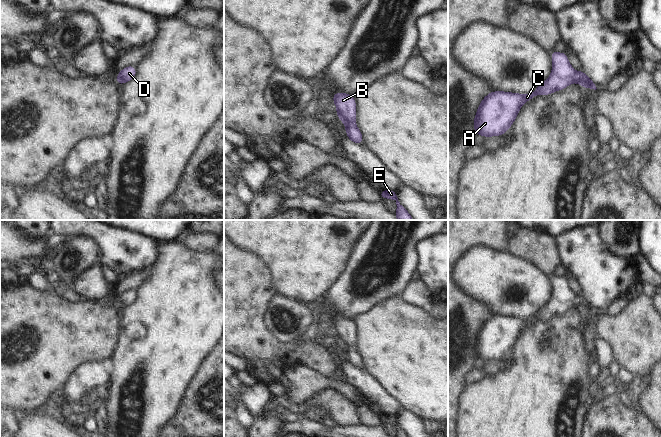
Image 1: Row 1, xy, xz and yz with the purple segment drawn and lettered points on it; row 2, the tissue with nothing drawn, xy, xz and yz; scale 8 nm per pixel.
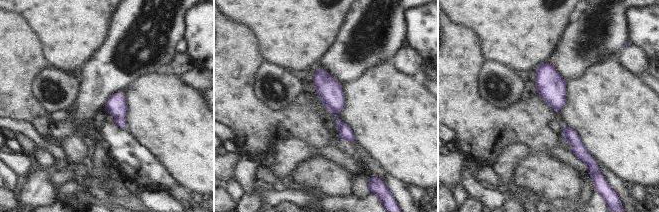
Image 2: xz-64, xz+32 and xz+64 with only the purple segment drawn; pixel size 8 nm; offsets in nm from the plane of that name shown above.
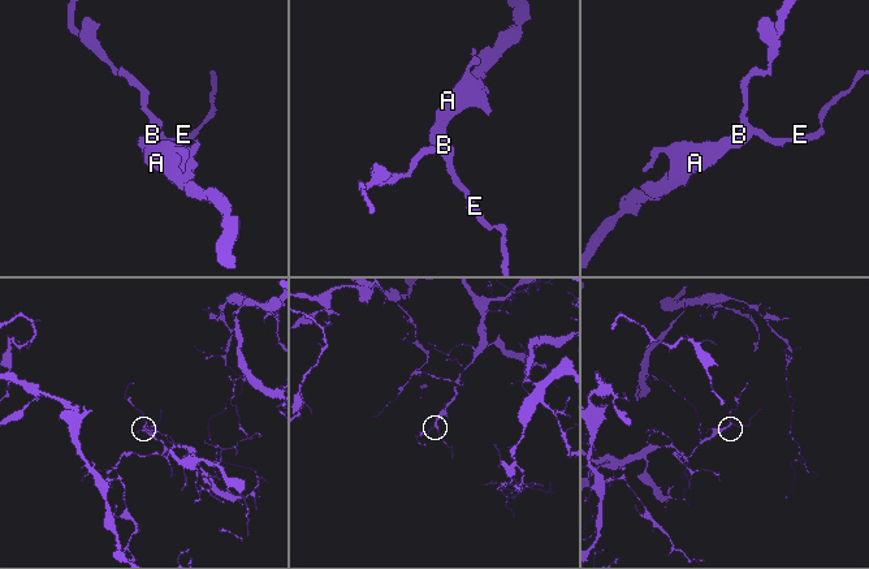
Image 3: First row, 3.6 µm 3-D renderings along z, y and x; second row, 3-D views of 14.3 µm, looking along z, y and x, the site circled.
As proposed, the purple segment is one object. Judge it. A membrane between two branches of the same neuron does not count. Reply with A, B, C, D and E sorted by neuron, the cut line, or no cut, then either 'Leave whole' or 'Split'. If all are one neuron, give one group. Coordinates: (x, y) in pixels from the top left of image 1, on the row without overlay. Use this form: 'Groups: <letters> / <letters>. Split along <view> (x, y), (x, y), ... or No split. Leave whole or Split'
Groups: A B C D E. No split. Leave whole.

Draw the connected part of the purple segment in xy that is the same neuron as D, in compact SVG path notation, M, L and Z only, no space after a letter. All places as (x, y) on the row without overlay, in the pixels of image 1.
M133 290L125 291L121 296L117 297L117 307L120 310L122 307L130 305L136 299L136 292Z

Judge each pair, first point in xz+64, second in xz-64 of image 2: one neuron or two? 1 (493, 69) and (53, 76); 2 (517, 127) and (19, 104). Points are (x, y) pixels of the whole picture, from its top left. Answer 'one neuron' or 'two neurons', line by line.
1: one neuron
2: one neuron

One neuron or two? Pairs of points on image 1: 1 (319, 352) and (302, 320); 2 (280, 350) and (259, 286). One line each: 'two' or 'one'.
1: two
2: one

